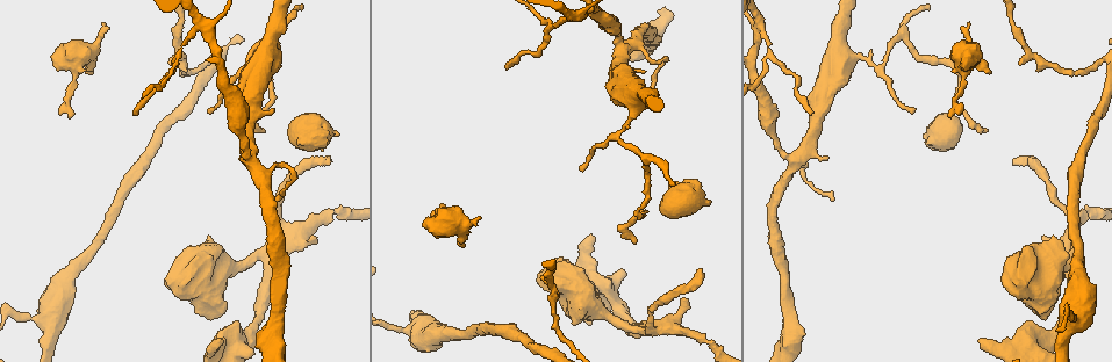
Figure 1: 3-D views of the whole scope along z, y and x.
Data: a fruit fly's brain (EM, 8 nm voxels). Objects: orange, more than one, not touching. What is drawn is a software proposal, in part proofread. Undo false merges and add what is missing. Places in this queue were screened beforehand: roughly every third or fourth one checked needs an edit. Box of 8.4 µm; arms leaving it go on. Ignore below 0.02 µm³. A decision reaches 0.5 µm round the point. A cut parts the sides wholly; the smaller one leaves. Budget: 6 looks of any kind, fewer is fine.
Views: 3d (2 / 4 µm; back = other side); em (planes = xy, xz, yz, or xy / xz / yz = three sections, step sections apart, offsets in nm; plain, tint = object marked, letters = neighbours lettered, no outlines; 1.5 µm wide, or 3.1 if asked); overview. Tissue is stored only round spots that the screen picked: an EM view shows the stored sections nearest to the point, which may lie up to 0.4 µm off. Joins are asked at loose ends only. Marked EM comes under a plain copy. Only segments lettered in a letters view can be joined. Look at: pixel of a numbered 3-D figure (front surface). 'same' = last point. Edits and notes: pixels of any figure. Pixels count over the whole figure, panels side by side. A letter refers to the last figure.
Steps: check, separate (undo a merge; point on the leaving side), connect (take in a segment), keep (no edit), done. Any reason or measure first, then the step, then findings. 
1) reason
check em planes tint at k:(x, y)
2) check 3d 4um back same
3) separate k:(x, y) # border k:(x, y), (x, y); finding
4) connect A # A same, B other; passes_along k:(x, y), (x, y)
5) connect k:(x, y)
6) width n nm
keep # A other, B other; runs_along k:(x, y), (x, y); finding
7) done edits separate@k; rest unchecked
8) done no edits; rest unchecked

free end
check em yz step 4 letters at 1:(71, 117)

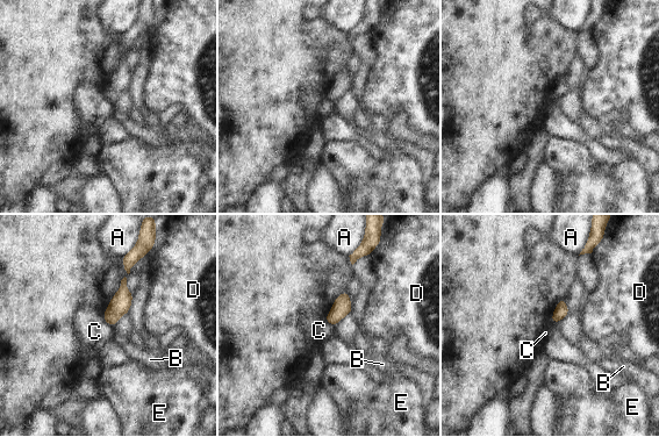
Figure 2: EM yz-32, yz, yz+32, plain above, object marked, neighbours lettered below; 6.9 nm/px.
keep # A other, B other, C other, D other, E other; border 2:(102, 313), (102, 317), (113, 328); none of them fits

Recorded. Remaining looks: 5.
thin neck
check em planes tint at 1:(652, 310)

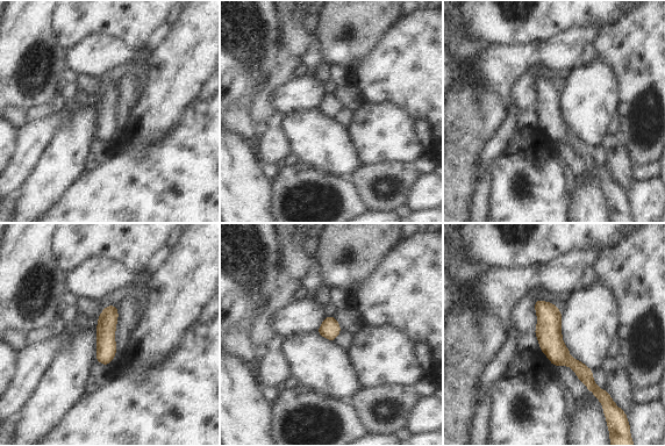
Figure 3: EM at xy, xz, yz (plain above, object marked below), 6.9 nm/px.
see the neighbours
check em planes letters same

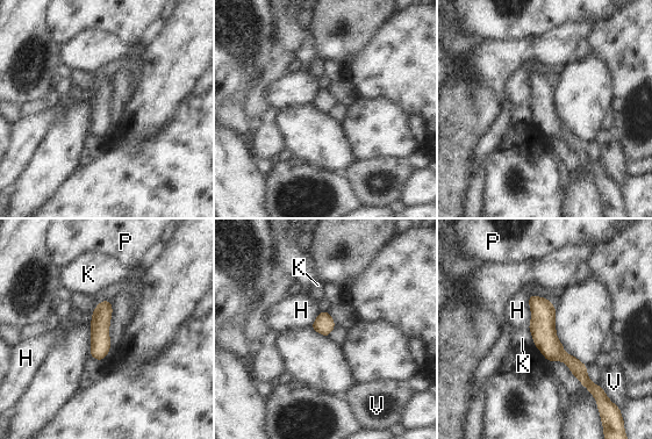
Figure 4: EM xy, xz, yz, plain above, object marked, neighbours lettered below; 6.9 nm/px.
width 140 nm
keep # H other, K other, P other, V other; runs_along 4:(531, 297), (544, 337), (589, 386); all the same neuron

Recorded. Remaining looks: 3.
check 3d 4um at 1:(618, 52)

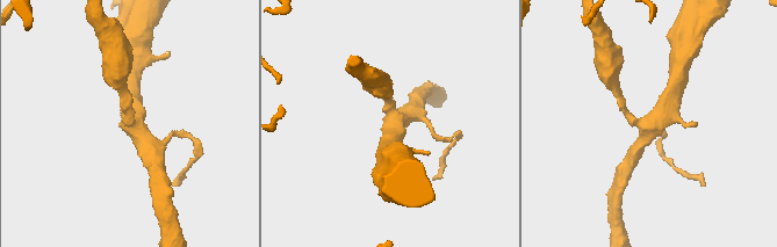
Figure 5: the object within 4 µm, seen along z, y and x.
need the tissue
check em planes tint at 5:(130, 124)

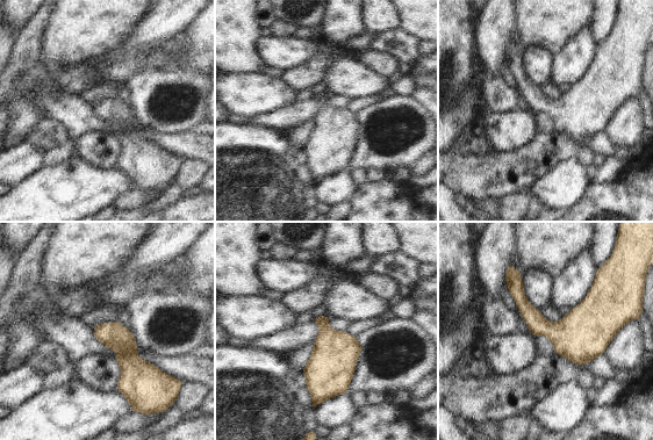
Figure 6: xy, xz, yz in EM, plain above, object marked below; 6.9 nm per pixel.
check em planes letters same

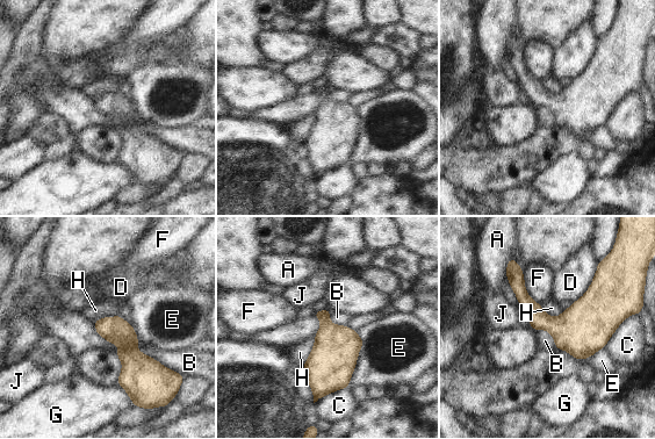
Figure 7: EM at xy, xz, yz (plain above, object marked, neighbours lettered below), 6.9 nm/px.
keep # A other, B other, C other, D other, E other, F other, G other, H other, J other; border 7:(315, 336), (312, 348), (303, 364); all the same neuron

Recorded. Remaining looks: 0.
done no edits; rest unchecked

